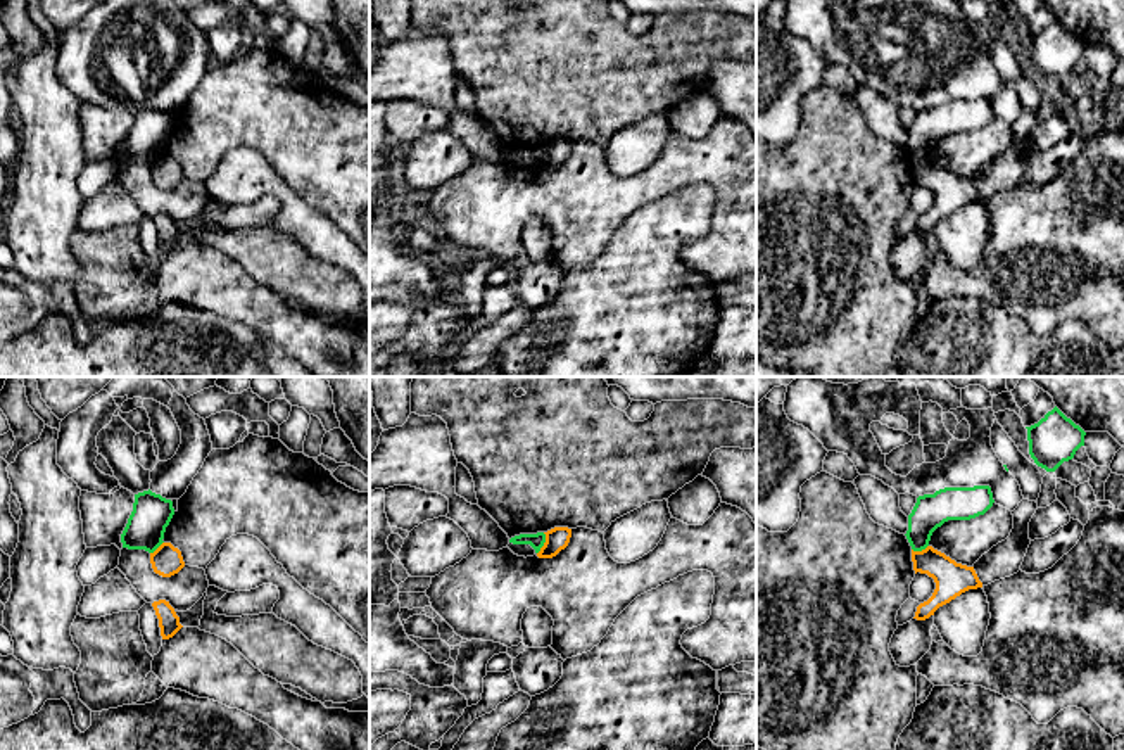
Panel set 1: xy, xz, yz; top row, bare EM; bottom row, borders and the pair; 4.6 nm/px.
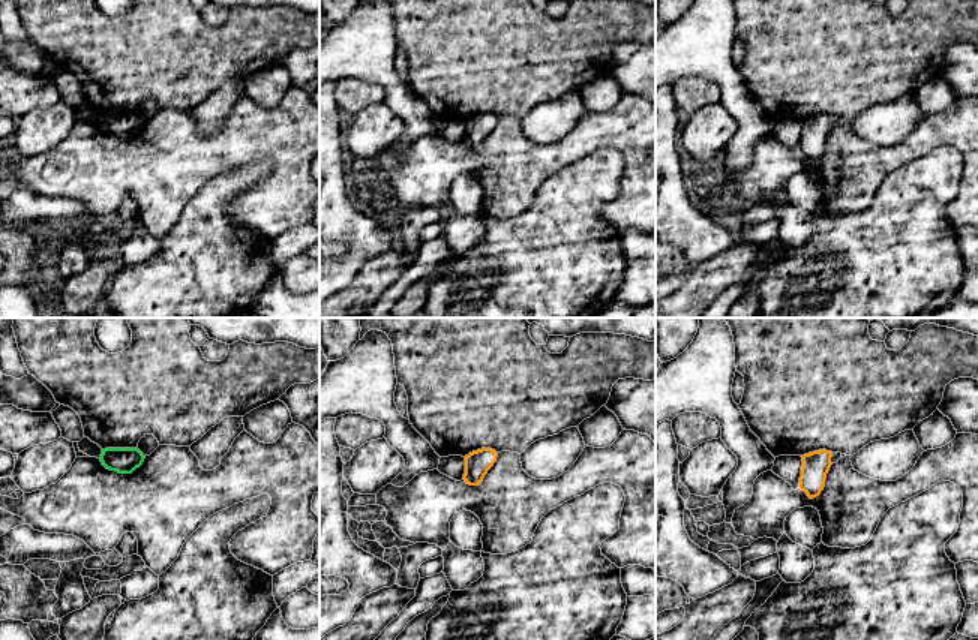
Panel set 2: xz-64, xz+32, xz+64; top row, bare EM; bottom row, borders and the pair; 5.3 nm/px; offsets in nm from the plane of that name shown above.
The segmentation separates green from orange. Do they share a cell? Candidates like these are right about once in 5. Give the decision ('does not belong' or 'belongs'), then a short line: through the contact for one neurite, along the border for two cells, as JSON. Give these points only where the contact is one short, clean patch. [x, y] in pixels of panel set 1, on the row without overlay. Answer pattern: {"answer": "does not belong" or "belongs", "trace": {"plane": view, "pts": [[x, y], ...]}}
{"answer": "does not belong", "trace": {"plane": "xz", "pts": [[544, 146], [544, 156], [537, 166]]}}

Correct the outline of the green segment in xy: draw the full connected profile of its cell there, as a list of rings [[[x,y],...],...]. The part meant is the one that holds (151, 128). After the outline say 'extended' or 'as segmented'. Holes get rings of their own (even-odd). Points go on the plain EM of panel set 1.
[[[148,104],[135,107],[133,124],[121,147],[123,161],[154,166],[174,128],[173,114]]]; as segmented

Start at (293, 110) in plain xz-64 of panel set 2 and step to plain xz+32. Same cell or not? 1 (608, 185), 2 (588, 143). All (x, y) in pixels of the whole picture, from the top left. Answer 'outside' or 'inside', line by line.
1: outside
2: inside

